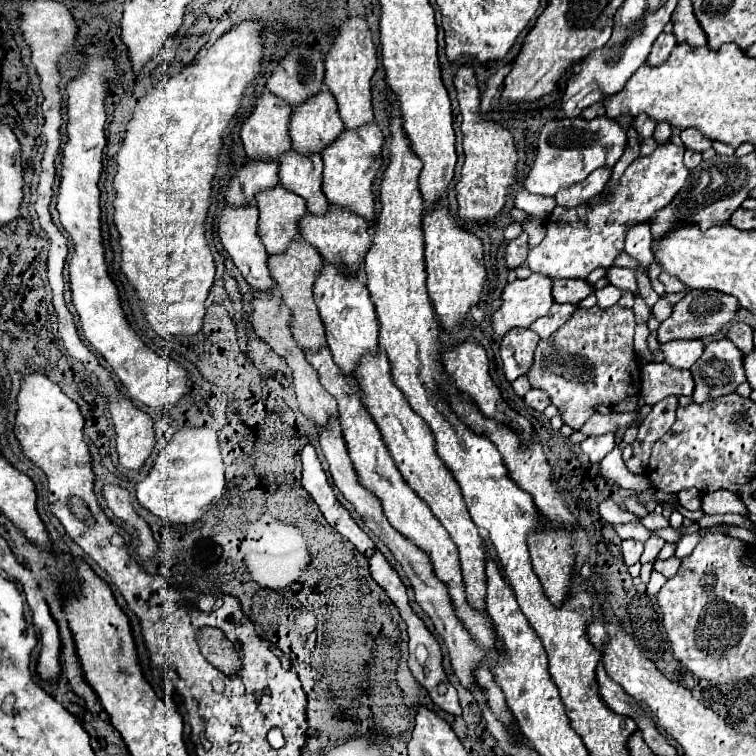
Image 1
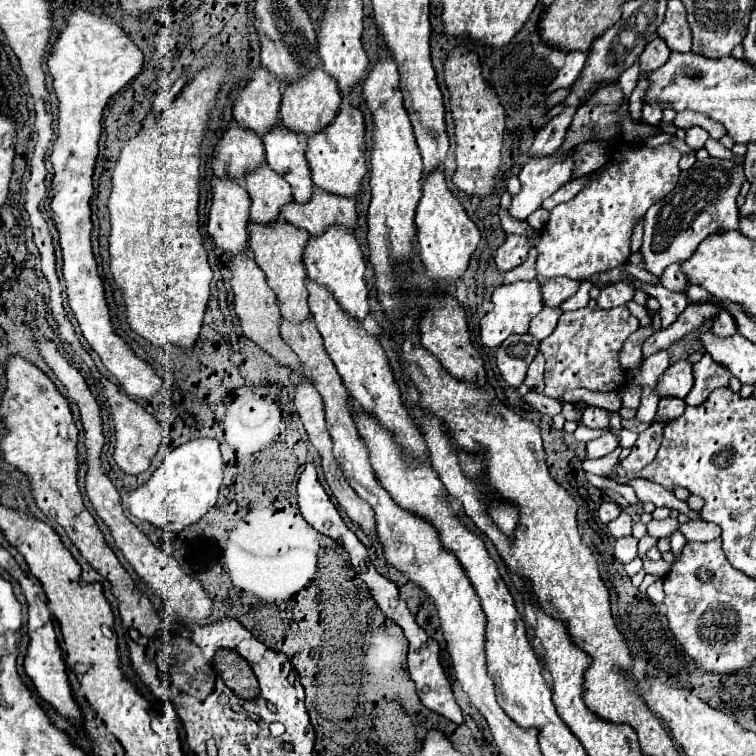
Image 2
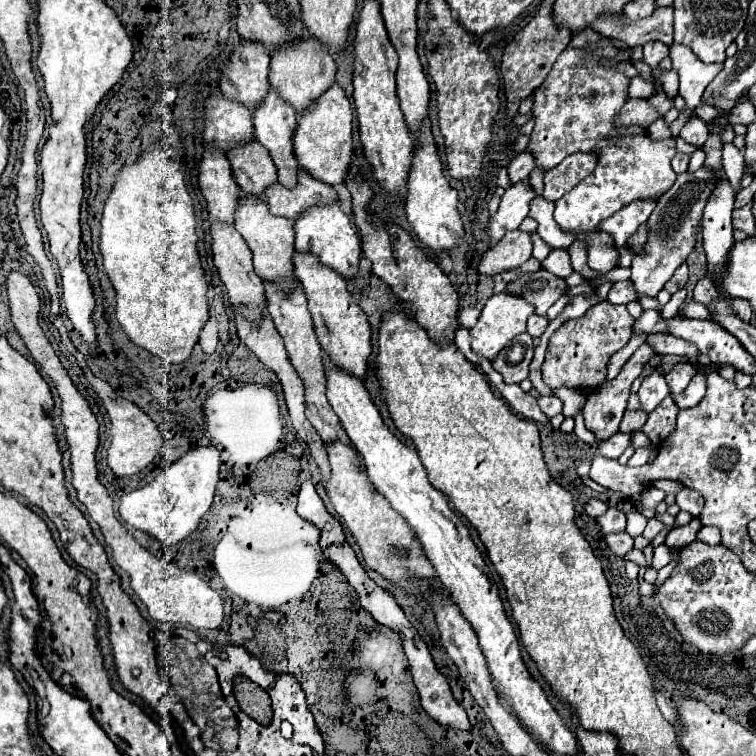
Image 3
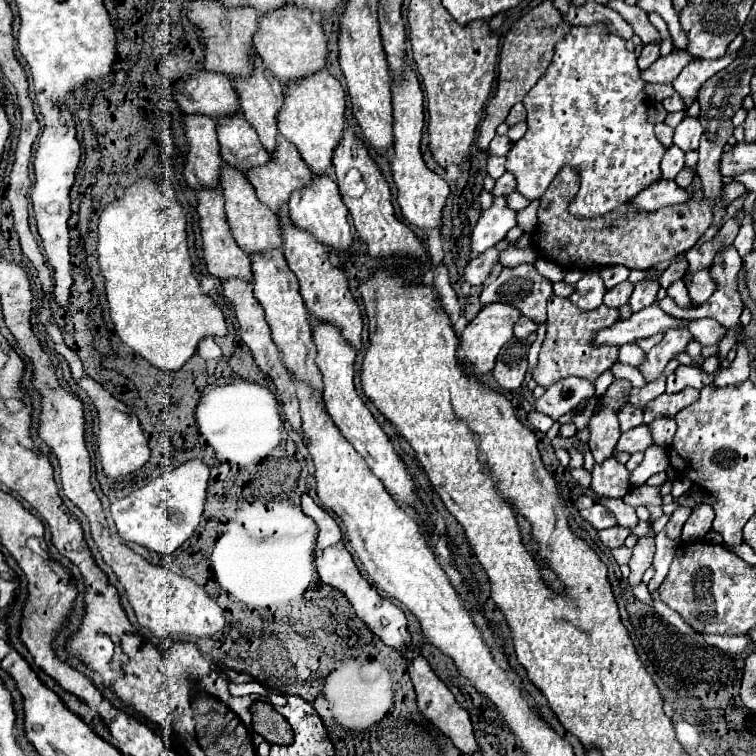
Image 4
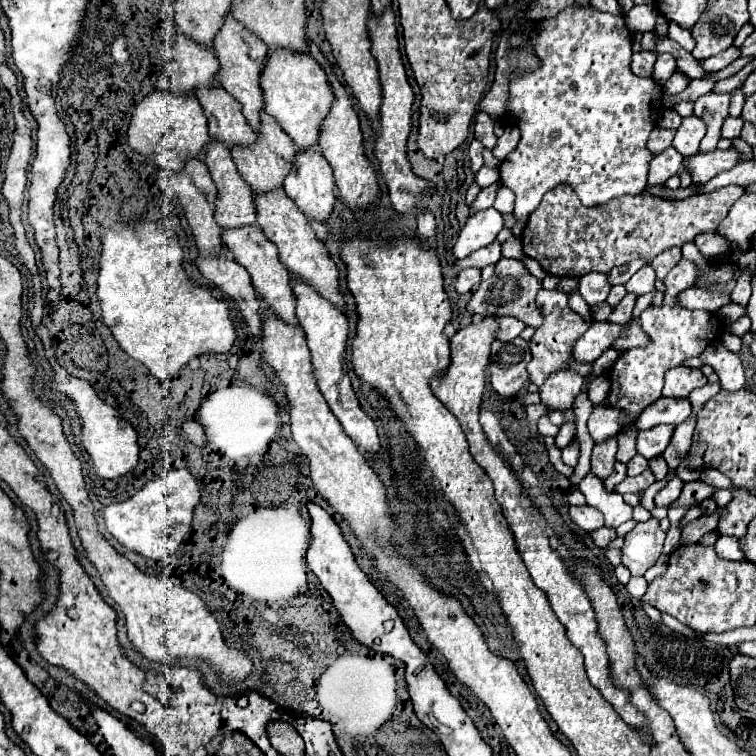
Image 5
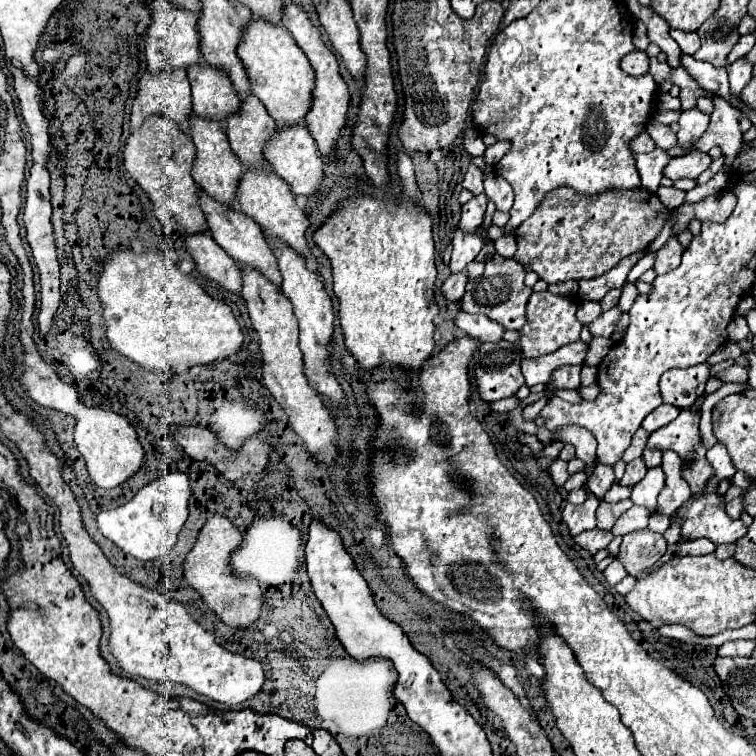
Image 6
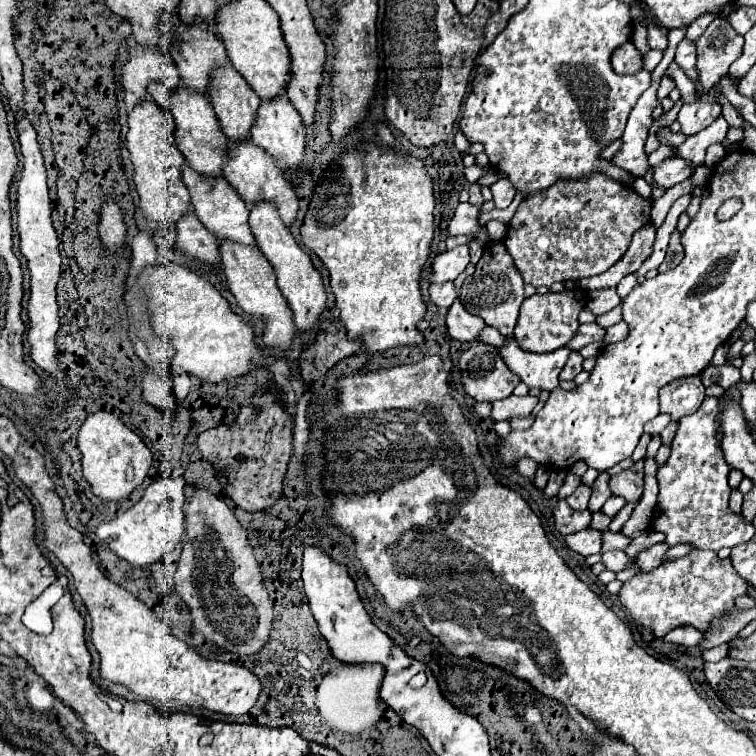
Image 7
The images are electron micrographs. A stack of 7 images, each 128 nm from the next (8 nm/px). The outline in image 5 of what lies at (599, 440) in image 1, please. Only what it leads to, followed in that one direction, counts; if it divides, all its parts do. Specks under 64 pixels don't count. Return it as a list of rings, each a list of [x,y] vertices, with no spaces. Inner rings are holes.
[[[656,426],[656,428],[648,428],[648,430],[638,430],[638,438],[636,438],[636,450],[638,454],[646,456],[646,458],[654,458],[658,454],[662,454],[666,450],[666,446],[670,444],[674,428],[672,426]]]

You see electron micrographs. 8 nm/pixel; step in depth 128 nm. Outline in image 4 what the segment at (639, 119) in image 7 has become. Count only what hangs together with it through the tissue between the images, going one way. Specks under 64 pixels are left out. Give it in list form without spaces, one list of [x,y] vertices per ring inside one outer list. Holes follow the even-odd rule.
[[[670,146],[668,152],[664,154],[664,160],[662,160],[660,168],[664,170],[666,180],[674,180],[676,174],[684,168],[684,152],[676,146]]]

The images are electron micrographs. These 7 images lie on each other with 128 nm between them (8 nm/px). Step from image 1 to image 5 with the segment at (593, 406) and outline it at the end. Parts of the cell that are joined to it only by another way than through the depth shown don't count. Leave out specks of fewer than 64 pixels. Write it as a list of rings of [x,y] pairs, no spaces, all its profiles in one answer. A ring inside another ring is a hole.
[[[540,290],[540,296],[536,296],[536,302],[544,314],[544,324],[536,328],[534,338],[530,340],[530,352],[532,360],[528,362],[528,374],[530,380],[536,386],[542,386],[544,380],[558,370],[574,370],[580,376],[588,376],[592,372],[592,362],[576,362],[572,356],[572,348],[576,340],[592,326],[588,320],[584,320],[578,312],[570,310],[568,296],[560,290]]]

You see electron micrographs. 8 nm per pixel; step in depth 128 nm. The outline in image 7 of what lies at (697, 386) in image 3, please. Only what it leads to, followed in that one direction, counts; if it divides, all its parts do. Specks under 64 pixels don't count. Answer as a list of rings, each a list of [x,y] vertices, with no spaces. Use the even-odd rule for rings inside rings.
[[[658,414],[656,418],[652,418],[646,426],[644,426],[644,431],[648,432],[648,434],[660,434],[668,424],[672,422],[672,416],[668,416],[668,414]]]

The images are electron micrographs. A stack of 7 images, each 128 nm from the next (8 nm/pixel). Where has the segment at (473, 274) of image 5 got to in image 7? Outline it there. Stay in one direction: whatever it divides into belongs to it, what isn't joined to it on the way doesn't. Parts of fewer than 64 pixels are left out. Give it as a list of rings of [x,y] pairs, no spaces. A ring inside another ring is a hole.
[[[444,282],[444,284],[430,284],[430,298],[436,306],[440,308],[450,308],[452,300],[458,298],[458,290],[454,282]]]

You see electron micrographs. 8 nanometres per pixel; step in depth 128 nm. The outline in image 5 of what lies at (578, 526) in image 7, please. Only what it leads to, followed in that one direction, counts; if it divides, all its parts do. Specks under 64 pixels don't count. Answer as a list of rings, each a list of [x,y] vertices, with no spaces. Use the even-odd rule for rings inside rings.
[[[570,506],[570,518],[582,528],[582,530],[596,530],[604,526],[604,516],[600,510],[590,506]]]

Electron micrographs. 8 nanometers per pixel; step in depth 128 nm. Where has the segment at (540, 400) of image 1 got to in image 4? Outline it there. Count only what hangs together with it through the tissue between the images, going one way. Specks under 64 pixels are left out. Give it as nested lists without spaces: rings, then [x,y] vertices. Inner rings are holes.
[[[568,378],[560,380],[546,388],[546,394],[536,400],[536,410],[548,414],[552,420],[558,420],[562,414],[570,412],[582,400],[592,398],[596,394],[594,384],[582,378]]]

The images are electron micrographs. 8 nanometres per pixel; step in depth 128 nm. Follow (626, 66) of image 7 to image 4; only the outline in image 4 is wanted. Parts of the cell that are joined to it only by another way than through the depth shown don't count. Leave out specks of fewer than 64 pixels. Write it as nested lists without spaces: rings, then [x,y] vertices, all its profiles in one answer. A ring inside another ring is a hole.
[[[644,44],[642,54],[640,54],[640,58],[638,58],[640,70],[648,68],[650,64],[654,64],[658,58],[660,58],[660,44]]]

